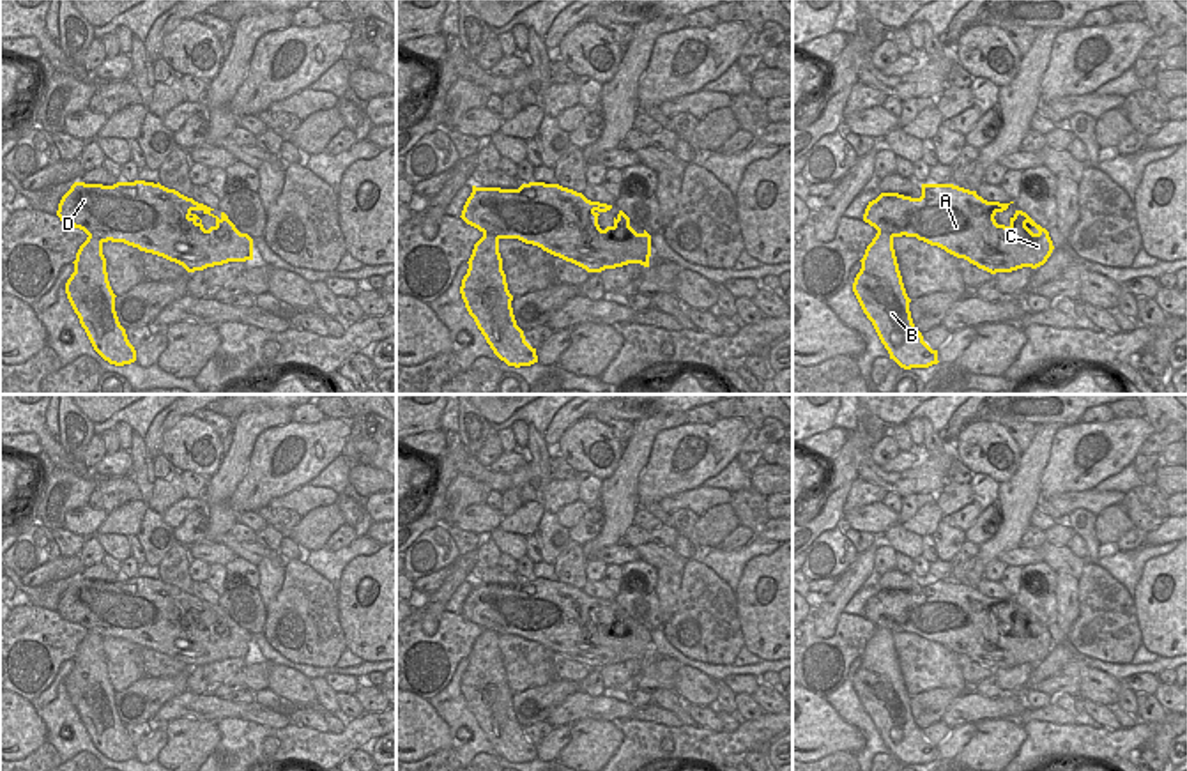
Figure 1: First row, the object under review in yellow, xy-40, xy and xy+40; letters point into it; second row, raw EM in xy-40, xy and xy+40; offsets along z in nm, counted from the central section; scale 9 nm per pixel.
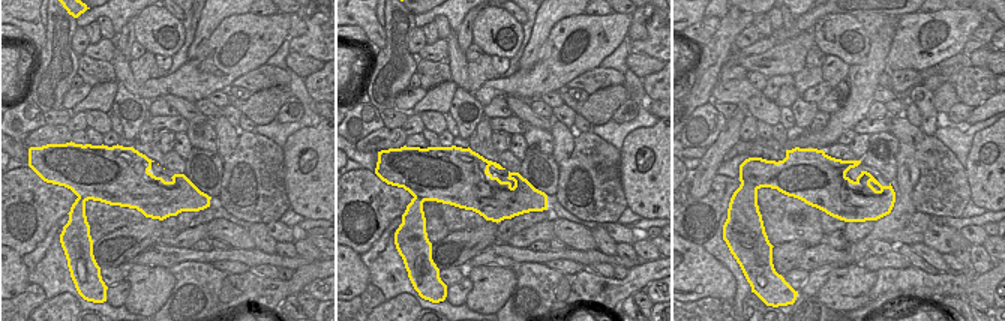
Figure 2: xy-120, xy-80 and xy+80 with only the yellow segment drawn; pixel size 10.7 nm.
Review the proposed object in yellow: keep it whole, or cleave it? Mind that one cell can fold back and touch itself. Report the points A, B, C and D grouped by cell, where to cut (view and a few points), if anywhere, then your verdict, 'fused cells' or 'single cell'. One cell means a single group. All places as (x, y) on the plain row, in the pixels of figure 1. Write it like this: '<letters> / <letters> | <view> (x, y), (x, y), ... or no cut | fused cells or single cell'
A C D / B | xy-40 (89, 630), (105, 637) | fused cells

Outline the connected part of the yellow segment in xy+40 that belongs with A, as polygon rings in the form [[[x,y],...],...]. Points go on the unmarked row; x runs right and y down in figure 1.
[[[922,580],[920,594],[881,589],[869,598],[863,617],[893,633],[916,633],[991,670],[1044,661],[1054,645],[1049,628],[1022,607],[1008,622],[998,621],[994,612],[1008,601],[953,580]]]

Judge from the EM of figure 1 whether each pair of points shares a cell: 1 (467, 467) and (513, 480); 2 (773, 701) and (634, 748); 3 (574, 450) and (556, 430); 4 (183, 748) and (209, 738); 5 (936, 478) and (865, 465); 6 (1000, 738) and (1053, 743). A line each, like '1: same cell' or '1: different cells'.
1: same cell
2: different cells
3: different cells
4: same cell
5: same cell
6: different cells

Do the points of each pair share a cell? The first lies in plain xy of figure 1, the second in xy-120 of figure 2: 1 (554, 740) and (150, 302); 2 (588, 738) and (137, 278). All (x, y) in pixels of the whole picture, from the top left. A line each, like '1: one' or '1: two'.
1: two
2: one

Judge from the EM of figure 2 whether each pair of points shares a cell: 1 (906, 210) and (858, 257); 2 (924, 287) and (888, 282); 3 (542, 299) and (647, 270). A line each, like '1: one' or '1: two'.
1: one
2: one
3: one

